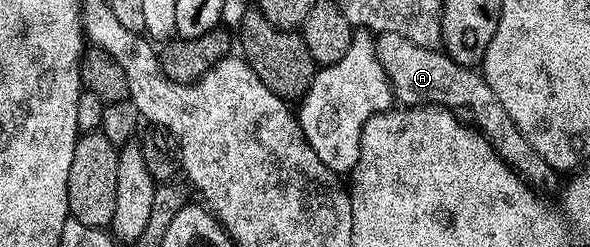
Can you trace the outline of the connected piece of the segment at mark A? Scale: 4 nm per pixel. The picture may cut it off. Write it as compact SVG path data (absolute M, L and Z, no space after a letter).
M382 32L375 37L375 42L376 53L382 62L382 68L386 70L386 78L392 84L393 97L395 97L401 105L443 106L449 110L461 110L460 108L465 108L465 110L472 115L473 121L471 120L471 123L492 143L496 153L498 153L507 164L511 164L512 169L520 173L525 180L531 182L533 185L539 186L539 184L550 175L547 162L532 149L530 142L526 142L526 138L518 130L518 126L514 126L510 114L506 114L502 102L498 102L494 90L490 90L490 86L486 83L483 75L481 75L479 71L454 62L448 57L448 53L443 50L418 46L414 42L410 42L410 38L402 38L402 34Z

